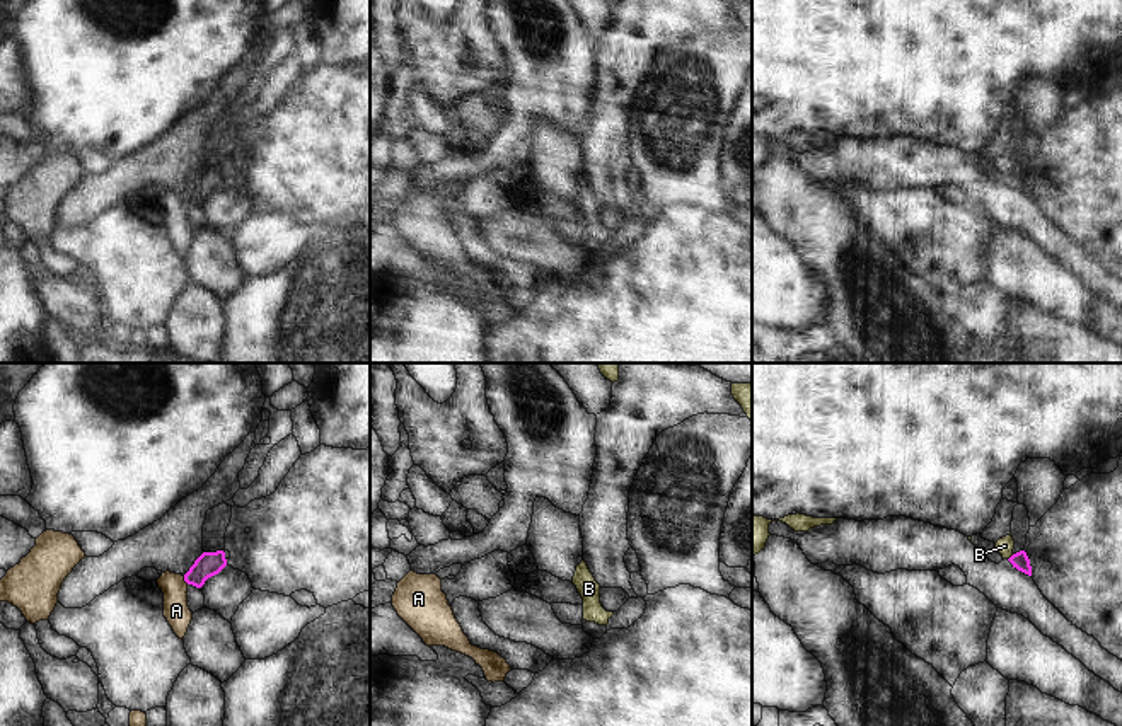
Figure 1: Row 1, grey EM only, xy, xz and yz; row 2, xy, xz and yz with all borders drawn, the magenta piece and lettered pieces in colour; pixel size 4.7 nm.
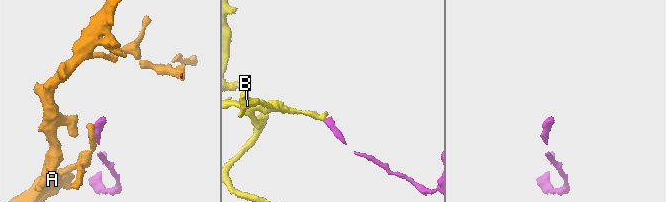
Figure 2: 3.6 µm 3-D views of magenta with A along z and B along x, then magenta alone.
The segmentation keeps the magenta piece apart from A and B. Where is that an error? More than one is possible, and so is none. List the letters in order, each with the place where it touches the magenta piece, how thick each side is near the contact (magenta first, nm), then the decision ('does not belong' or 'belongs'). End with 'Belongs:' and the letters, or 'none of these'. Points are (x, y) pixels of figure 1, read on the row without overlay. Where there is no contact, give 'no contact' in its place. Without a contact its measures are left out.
A: contact xy (185, 198); calibres 120 and 120 nm; does not belong
B: contact yz (1010, 176); calibres 80 and 90 nm; does not belong
Belongs: none of these

